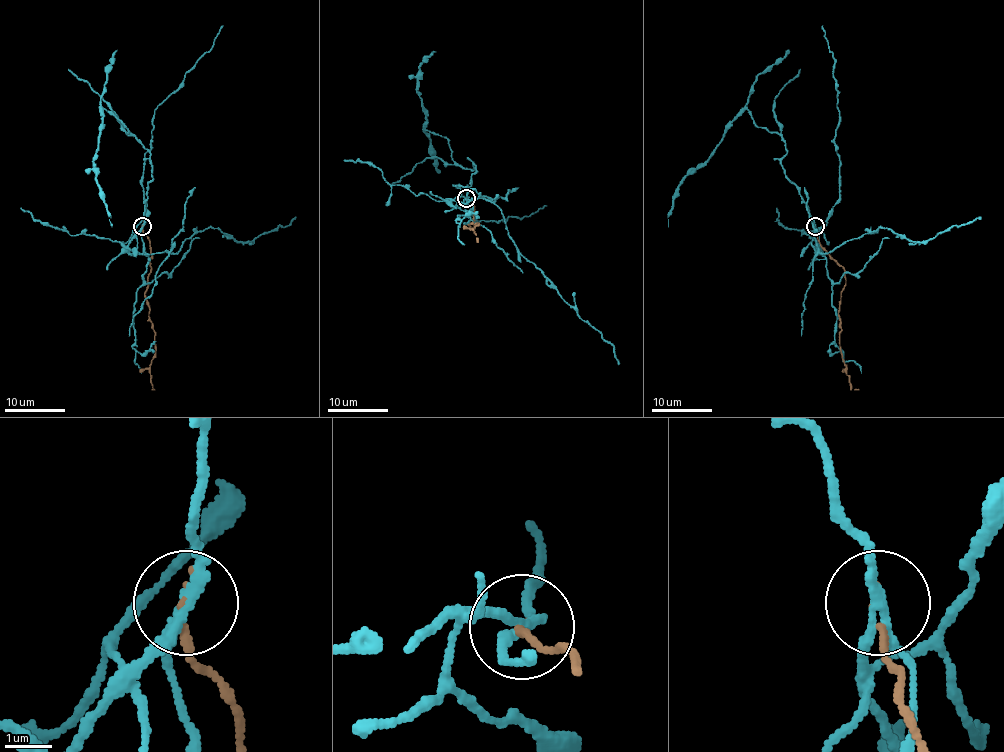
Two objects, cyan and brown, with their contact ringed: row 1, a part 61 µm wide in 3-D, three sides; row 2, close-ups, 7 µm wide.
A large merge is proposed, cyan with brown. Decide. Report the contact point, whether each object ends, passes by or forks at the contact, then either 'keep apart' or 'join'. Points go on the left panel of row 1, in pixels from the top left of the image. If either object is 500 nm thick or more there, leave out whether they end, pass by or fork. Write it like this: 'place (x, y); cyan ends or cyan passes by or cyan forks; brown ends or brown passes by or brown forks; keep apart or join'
place (142, 226); cyan forks; brown ends; keep apart

